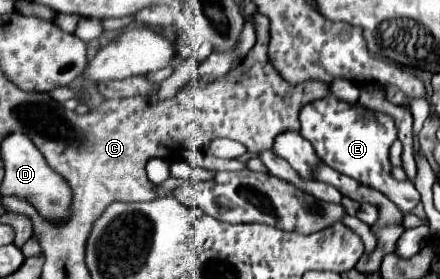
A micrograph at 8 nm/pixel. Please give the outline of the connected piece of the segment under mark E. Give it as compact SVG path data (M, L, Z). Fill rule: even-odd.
M329 95L325 99L311 101L299 111L301 135L313 145L315 155L331 169L347 175L375 191L389 197L403 213L409 213L419 203L419 193L413 181L397 181L391 175L389 149L397 139L397 125L391 115L365 109L359 103L347 103Z

